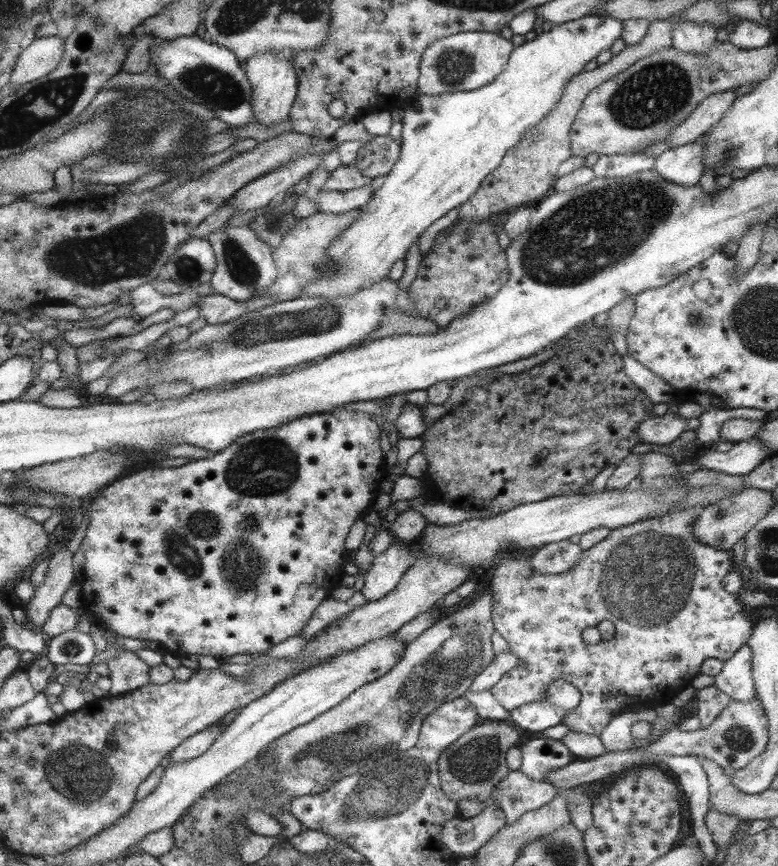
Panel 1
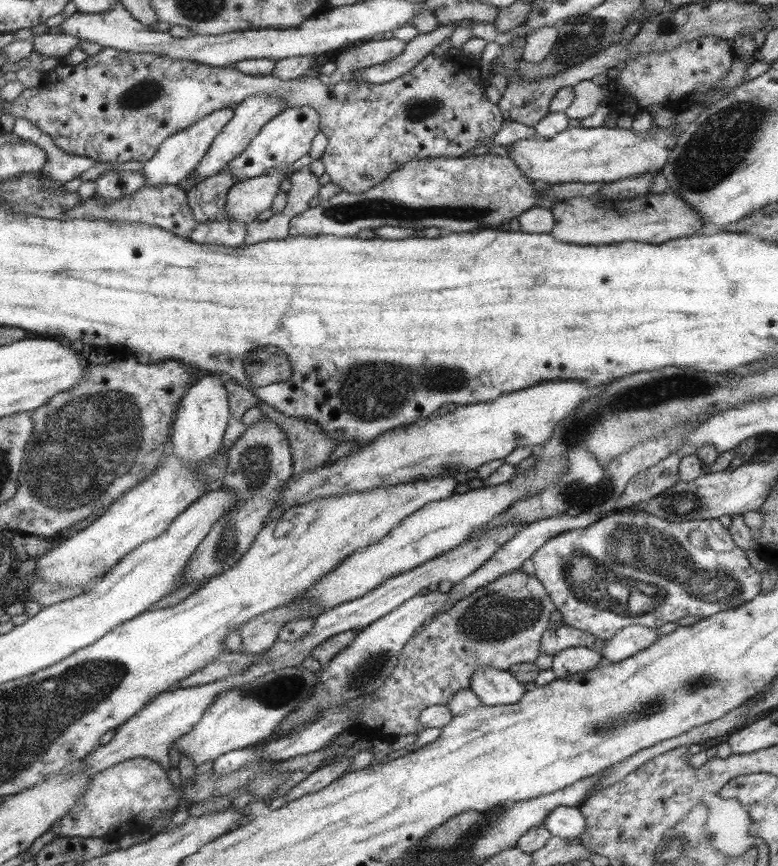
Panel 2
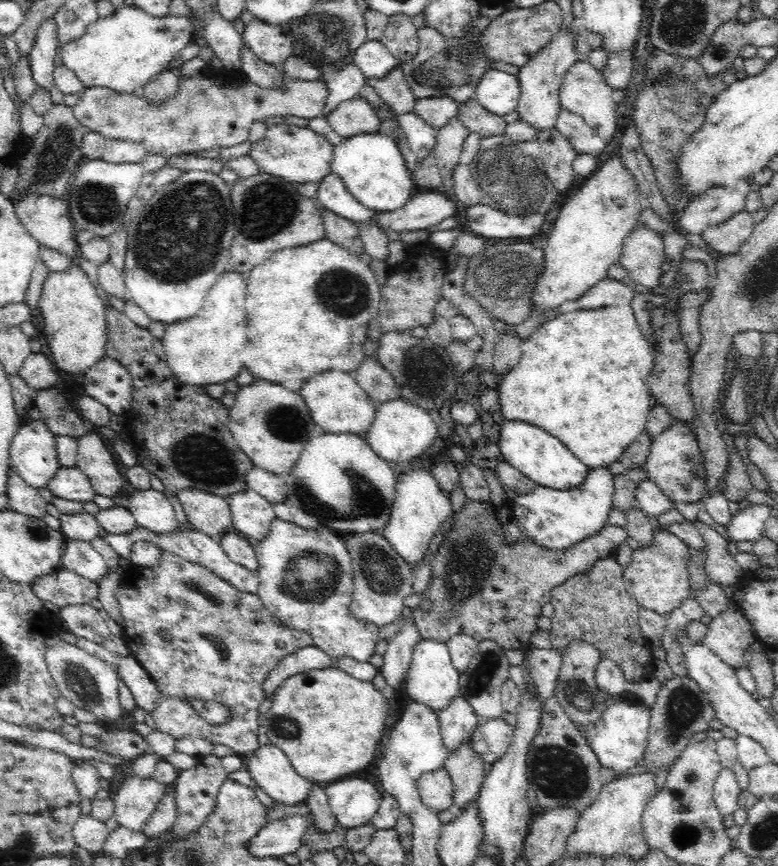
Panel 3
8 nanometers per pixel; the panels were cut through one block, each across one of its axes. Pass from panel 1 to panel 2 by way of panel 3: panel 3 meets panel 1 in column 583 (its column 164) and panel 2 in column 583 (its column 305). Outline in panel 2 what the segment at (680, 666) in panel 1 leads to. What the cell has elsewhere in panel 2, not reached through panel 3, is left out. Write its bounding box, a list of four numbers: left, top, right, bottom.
[540,626,605,656]

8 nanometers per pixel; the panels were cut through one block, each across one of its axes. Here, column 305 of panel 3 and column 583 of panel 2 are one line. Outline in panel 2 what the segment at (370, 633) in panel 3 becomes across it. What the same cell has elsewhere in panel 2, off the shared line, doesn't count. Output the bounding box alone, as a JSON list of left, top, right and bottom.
[531,508,760,641]

